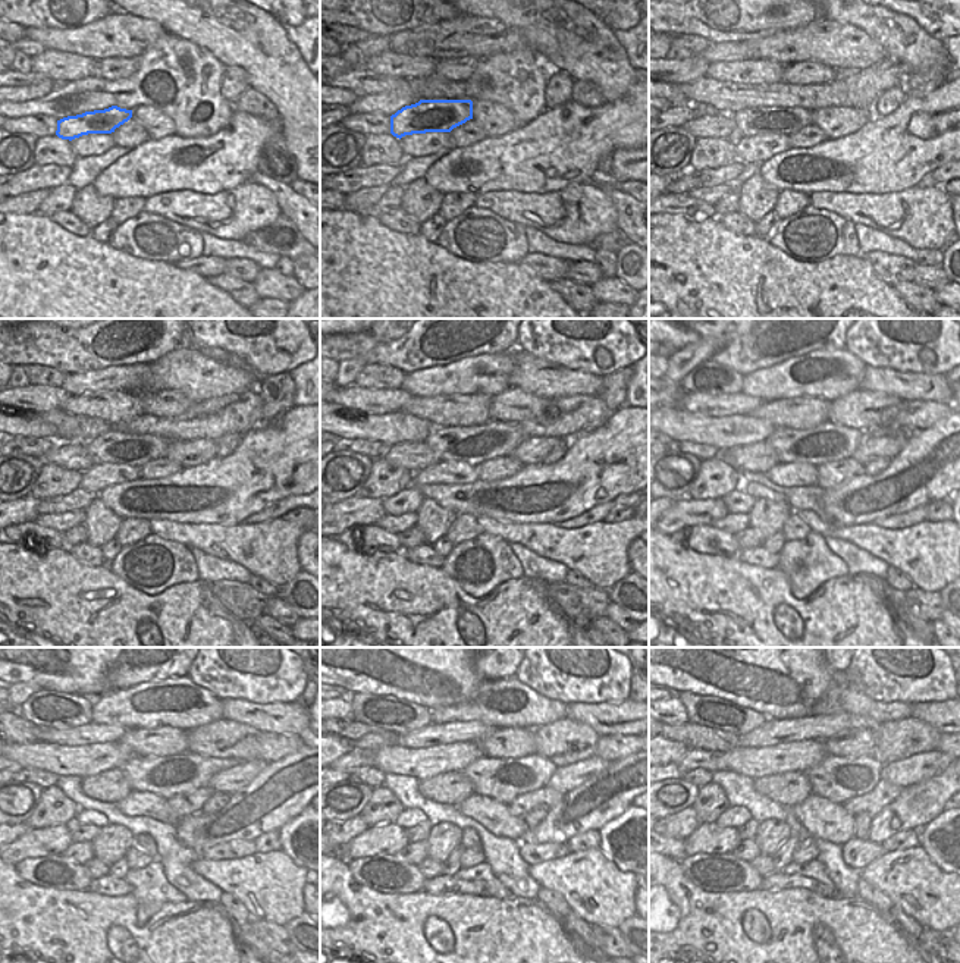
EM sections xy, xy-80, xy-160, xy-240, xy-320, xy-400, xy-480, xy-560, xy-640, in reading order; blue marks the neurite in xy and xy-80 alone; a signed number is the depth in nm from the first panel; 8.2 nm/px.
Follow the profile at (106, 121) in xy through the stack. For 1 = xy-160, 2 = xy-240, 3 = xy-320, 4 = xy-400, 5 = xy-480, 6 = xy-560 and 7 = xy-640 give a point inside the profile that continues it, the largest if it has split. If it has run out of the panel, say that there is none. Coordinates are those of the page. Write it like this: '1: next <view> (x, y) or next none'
1: next xy-160 (764, 119)
2: next xy-240 (116, 447)
3: next xy-320 (473, 445)
4: next xy-400 (828, 442)
5: next xy-480 (165, 775)
6: next xy-560 (502, 778)
7: next xy-640 (835, 778)

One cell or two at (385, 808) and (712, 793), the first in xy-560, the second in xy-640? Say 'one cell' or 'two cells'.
one cell

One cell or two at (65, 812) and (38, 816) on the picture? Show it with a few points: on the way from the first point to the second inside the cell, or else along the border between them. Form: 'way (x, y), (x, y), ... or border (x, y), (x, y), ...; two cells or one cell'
way (59, 812), (44, 815); one cell

